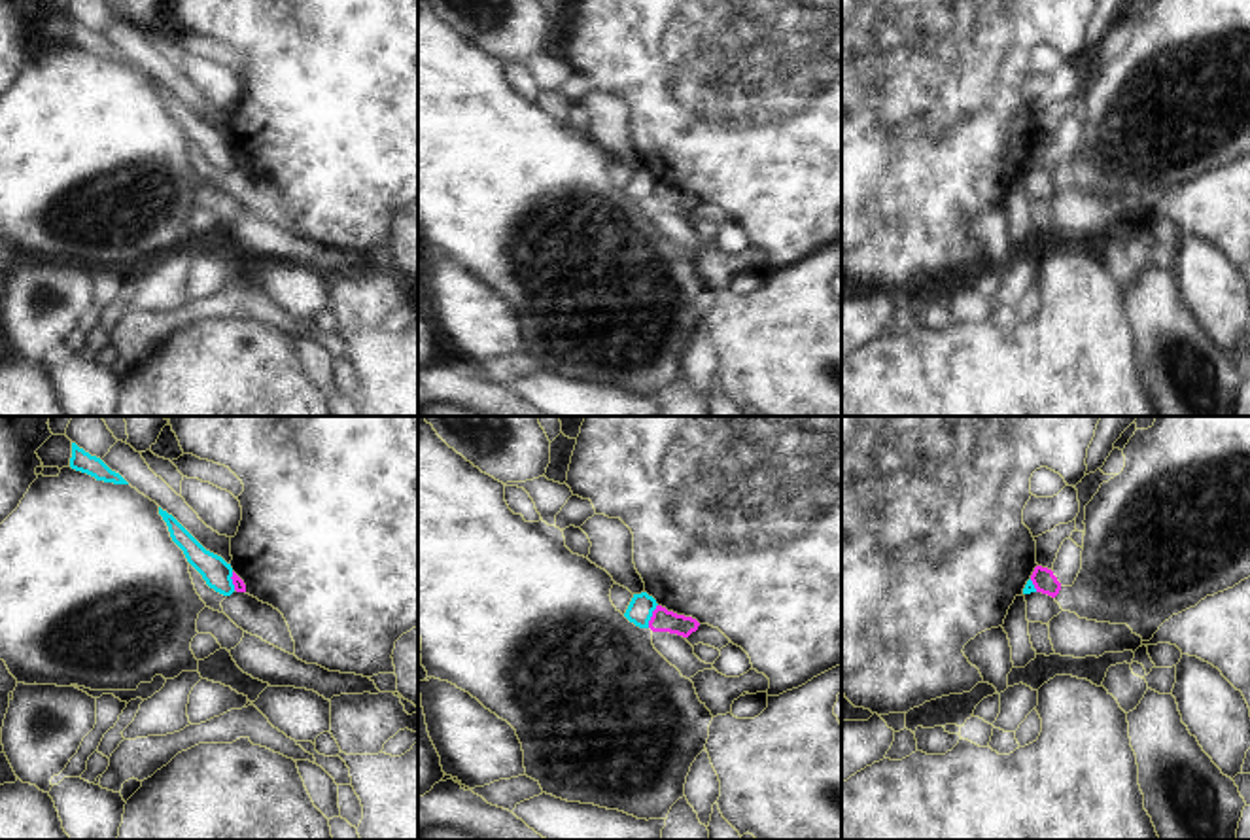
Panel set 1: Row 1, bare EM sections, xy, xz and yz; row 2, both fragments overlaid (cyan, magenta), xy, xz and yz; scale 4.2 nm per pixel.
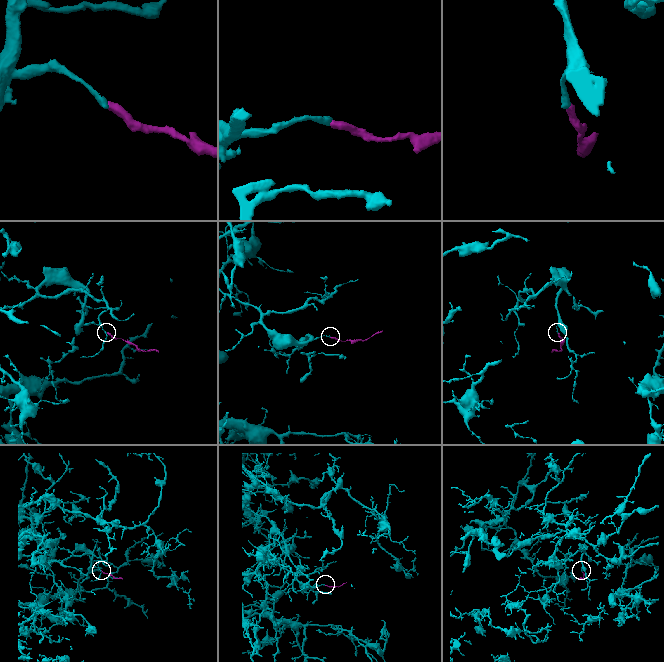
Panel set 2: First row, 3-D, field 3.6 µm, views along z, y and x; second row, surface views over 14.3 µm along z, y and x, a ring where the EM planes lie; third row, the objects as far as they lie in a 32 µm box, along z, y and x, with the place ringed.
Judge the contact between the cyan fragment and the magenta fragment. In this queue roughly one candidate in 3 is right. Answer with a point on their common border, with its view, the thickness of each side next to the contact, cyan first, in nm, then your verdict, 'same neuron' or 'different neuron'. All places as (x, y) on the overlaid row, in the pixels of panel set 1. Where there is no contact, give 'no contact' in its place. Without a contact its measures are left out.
xz (651, 615) | 110/100 nm | different neuron

